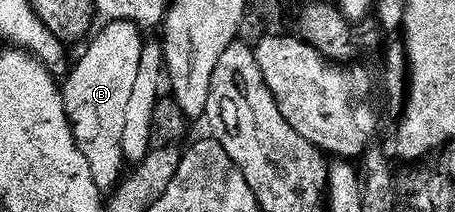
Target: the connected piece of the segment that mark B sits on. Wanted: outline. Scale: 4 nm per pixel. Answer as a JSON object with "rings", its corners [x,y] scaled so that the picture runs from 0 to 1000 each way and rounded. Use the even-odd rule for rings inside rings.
{"rings":[[[242,104],[229,127],[218,165],[215,156],[207,165],[209,203],[185,245],[182,278],[167,311],[163,297],[160,325],[145,354],[147,406],[143,387],[136,429],[138,486],[147,500],[147,552],[154,557],[165,618],[165,665],[174,712],[196,755],[204,849],[220,906],[244,906],[262,873],[275,802],[266,651],[275,623],[284,472],[290,467],[292,415],[301,392],[301,340],[310,316],[319,189],[316,146],[295,104]]]}

